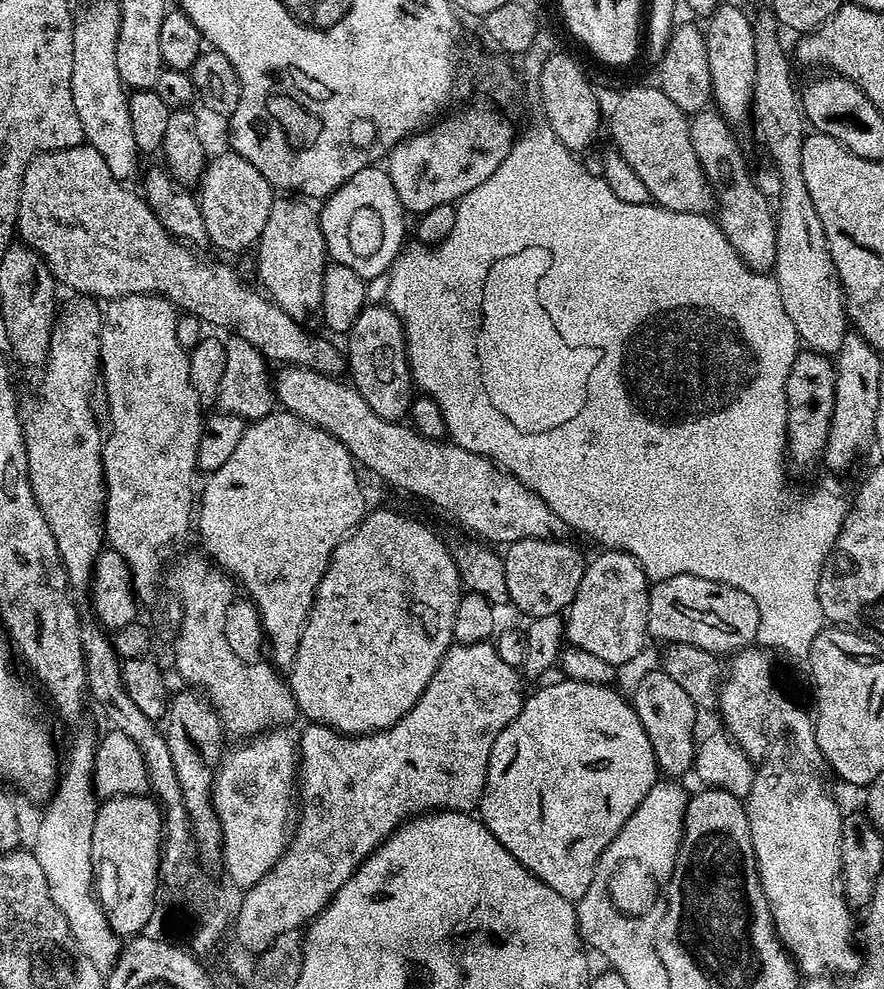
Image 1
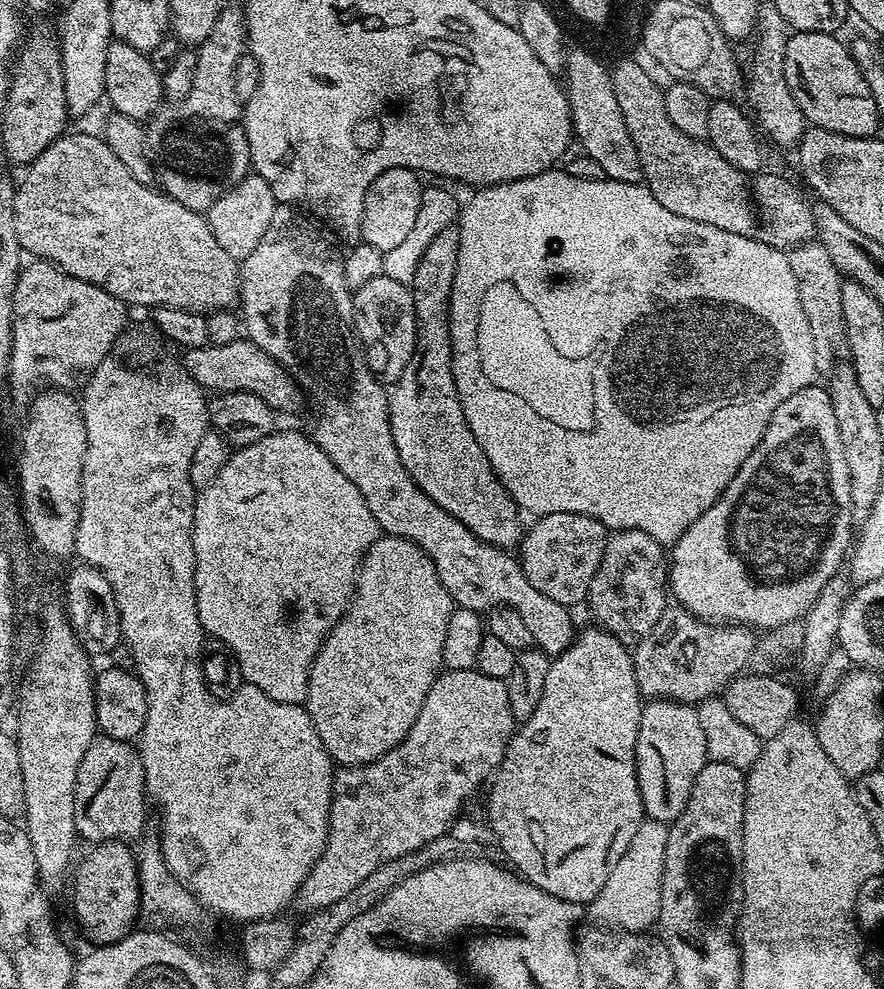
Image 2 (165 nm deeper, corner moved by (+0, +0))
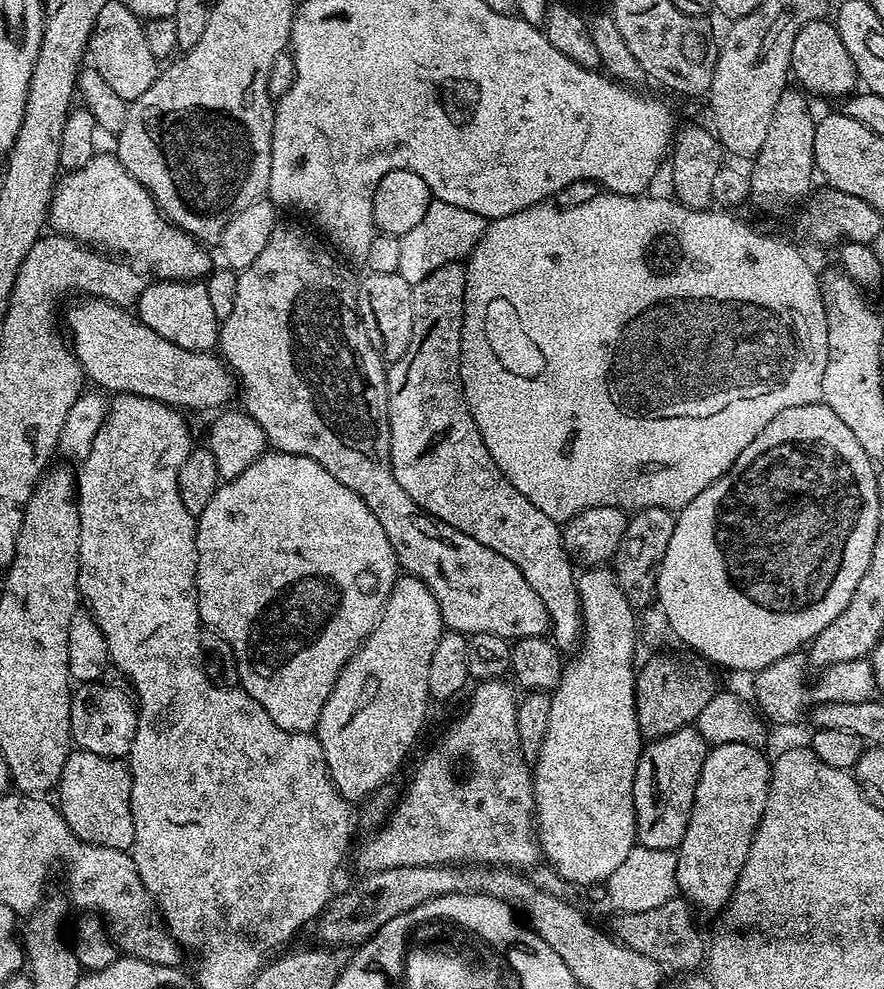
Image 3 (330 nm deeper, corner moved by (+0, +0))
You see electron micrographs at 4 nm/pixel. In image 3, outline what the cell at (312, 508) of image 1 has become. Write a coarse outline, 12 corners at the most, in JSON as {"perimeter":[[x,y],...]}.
{"perimeter":[[265,451],[196,522],[201,625],[315,729],[396,552],[316,460]]}

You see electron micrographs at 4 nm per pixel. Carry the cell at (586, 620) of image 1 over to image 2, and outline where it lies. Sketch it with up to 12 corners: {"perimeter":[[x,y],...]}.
{"perimeter":[[637,528],[607,537],[586,604],[625,646],[670,604],[665,549]]}

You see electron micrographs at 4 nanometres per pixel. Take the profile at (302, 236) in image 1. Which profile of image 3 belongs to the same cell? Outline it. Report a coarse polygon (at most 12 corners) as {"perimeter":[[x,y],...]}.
{"perimeter":[[280,222],[218,352],[275,451],[382,522],[445,629],[550,628],[522,570],[392,469],[341,261]]}

